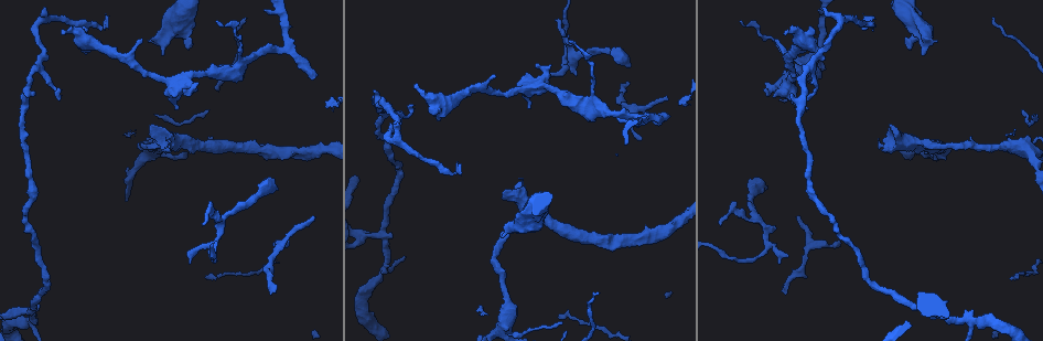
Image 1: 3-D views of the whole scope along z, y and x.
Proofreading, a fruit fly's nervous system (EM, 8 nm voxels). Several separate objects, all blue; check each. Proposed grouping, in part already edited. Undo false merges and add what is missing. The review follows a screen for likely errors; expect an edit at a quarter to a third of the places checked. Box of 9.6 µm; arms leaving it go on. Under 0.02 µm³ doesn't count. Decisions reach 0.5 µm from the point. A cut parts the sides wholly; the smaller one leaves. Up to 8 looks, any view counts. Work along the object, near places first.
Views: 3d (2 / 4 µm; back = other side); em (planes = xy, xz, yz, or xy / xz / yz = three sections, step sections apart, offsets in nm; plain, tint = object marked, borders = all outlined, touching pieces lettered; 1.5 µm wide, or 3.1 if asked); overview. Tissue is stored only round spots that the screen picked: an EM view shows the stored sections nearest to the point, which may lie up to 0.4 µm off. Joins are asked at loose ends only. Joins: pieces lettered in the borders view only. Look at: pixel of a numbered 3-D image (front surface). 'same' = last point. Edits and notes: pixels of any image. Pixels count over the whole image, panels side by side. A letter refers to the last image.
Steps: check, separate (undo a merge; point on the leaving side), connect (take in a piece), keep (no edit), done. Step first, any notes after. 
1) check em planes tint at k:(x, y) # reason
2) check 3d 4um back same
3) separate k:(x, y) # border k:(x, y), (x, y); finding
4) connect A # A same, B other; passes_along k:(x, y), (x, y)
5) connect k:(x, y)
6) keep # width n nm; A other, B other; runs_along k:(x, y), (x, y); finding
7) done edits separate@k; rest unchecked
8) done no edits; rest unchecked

check 3d 4um at 1:(416, 85) # free end

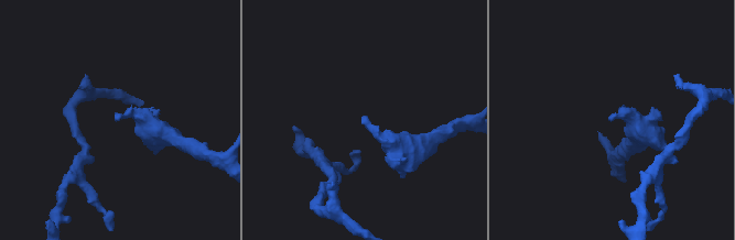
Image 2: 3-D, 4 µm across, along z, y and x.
check em planes borders at 2:(363, 117) # now the EM

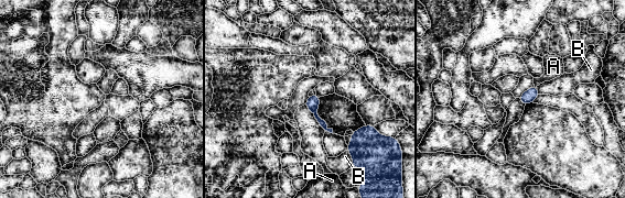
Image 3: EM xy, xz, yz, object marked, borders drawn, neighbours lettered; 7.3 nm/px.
keep # A other, B other; border 3:(347, 150), (353, 162); no lettered piece goes on from it

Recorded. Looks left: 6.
check em xy step 4 tint at 1:(205, 72) # thick turns thin

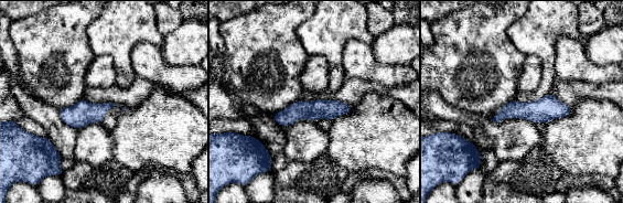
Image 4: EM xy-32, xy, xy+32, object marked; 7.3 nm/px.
check em planes borders same # cut it another way

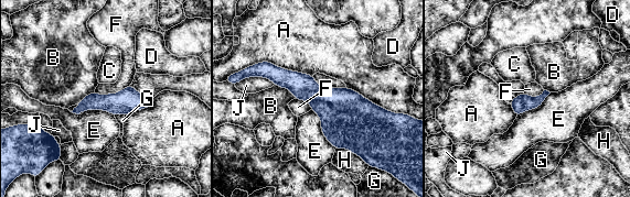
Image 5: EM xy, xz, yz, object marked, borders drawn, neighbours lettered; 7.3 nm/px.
keep # longest_contact A 480 nm; A other, B other, C other, D other, E other, F other, G other, H other, J other; runs_along 5:(148, 102), (88, 102), (76, 110); one neuron here

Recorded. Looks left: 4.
check 3d 2um at 1:(384, 234) # two arms in line, one across

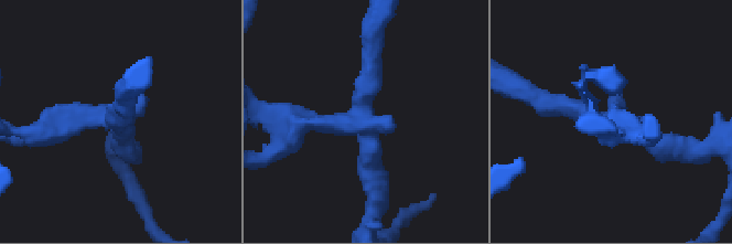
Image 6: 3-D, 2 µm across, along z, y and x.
check em xy step 8 borders at 6:(366, 123) # arms 3; arm_widths 190, 190, 190 nm; need the tissue

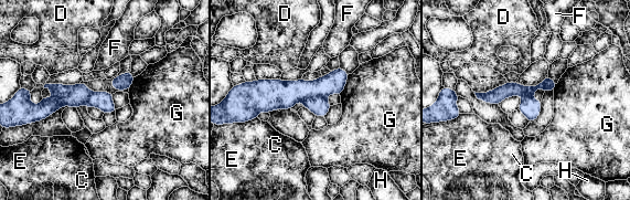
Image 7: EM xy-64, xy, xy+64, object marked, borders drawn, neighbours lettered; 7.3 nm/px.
separate 7:(279, 94) # longest_contact E 260 nm; C other, D other, E other, F other, G other, H other; two neurons meet here

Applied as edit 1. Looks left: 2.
done edits separate@7; rest unchecked

